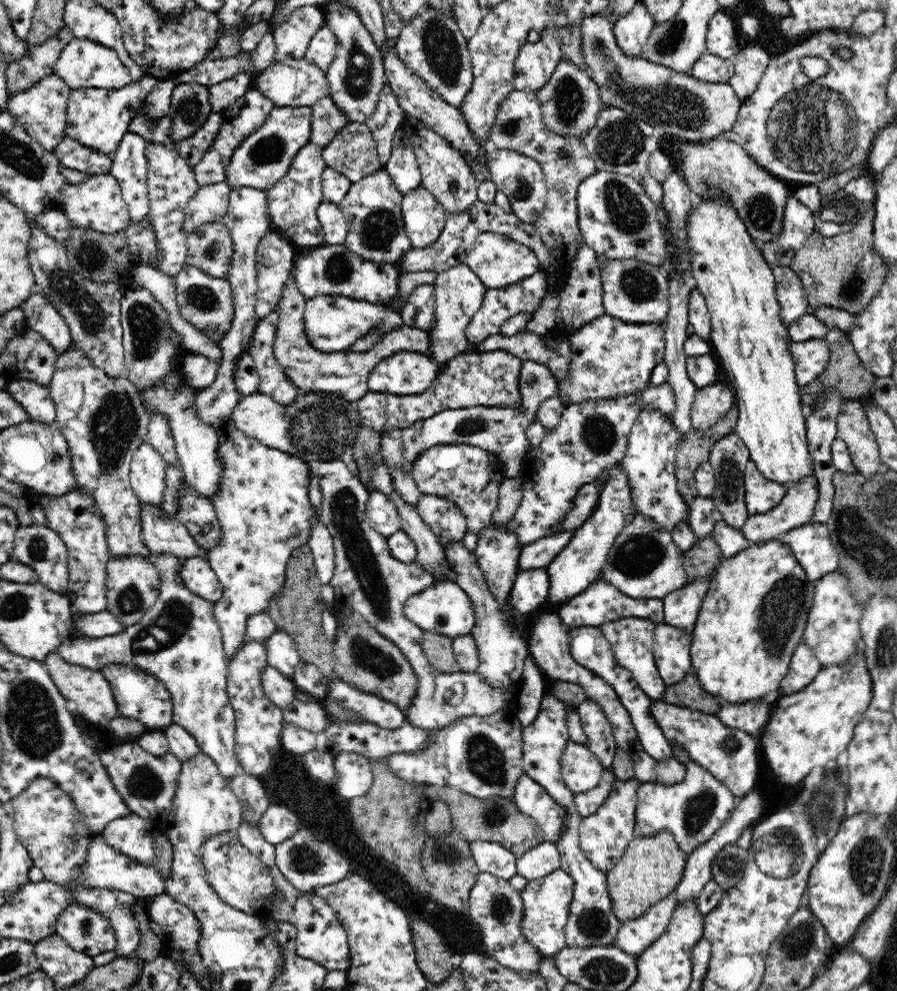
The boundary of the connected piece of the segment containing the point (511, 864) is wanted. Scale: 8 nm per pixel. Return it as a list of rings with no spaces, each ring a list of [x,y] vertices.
[[[472,840],[469,845],[480,873],[490,873],[506,880],[518,875],[518,856],[500,843]]]

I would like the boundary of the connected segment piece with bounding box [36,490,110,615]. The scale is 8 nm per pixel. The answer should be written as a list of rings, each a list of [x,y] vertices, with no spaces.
[[[72,490],[62,496],[43,495],[36,499],[41,510],[46,515],[46,527],[55,530],[67,548],[69,585],[65,588],[64,594],[70,599],[71,606],[82,612],[84,615],[96,614],[107,610],[106,598],[106,564],[110,559],[106,538],[106,523],[98,517],[95,504],[92,499],[81,490]]]

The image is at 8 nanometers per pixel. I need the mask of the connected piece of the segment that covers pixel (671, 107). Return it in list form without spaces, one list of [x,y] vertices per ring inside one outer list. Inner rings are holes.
[[[604,13],[586,16],[580,22],[579,27],[585,64],[591,70],[591,79],[599,88],[599,95],[603,104],[620,108],[633,115],[642,114],[642,118],[650,120],[653,127],[664,128],[666,136],[677,137],[686,141],[704,142],[720,138],[723,132],[732,130],[736,124],[742,101],[756,90],[764,70],[768,68],[768,62],[773,58],[772,52],[769,52],[762,44],[751,43],[735,54],[733,58],[734,74],[728,83],[702,82],[688,74],[676,72],[664,65],[650,62],[648,59],[624,55],[615,38],[614,23]]]

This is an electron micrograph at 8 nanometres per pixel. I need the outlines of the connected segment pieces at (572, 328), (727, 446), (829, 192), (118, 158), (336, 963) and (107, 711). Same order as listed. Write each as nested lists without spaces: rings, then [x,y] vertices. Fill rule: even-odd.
[[[586,244],[581,245],[571,267],[568,281],[559,291],[560,308],[558,308],[556,328],[565,332],[566,338],[574,334],[578,328],[582,328],[582,325],[588,324],[605,314],[602,289],[601,269],[599,268],[597,253]]]
[[[735,432],[724,434],[724,438],[718,438],[718,442],[714,442],[710,456],[708,456],[708,463],[712,465],[714,475],[716,475],[716,490],[714,490],[714,496],[711,497],[715,509],[720,518],[735,529],[744,527],[751,516],[744,503],[744,470],[750,461],[748,447]]]
[[[866,166],[852,167],[841,173],[826,176],[818,182],[822,194],[820,208],[816,210],[816,229],[822,236],[832,237],[850,232],[866,212],[867,204],[844,192],[845,184],[854,178],[869,175]]]
[[[128,131],[112,153],[109,172],[120,183],[128,207],[128,224],[137,223],[149,214],[147,143],[142,135]]]
[[[302,891],[294,903],[294,916],[293,923],[297,930],[296,953],[308,960],[313,960],[317,965],[323,966],[329,971],[346,971],[350,966],[348,935],[333,908],[328,906],[321,896],[316,896],[312,891]]]
[[[50,652],[44,658],[43,664],[48,670],[48,673],[50,673],[60,693],[64,695],[64,698],[69,702],[74,712],[82,720],[105,725],[107,721],[112,721],[114,718],[120,716],[111,686],[100,671],[68,664],[68,662],[64,662],[55,652]]]

